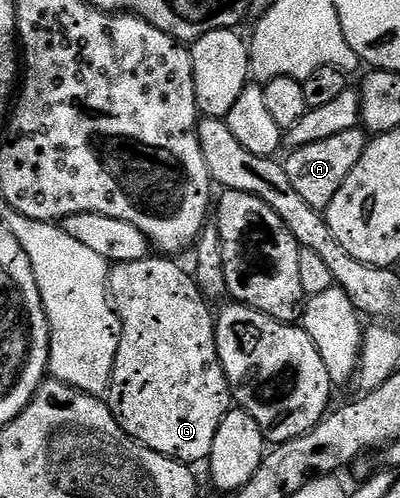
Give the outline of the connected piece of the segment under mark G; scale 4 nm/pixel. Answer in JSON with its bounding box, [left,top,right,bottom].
[105,254,233,466]

